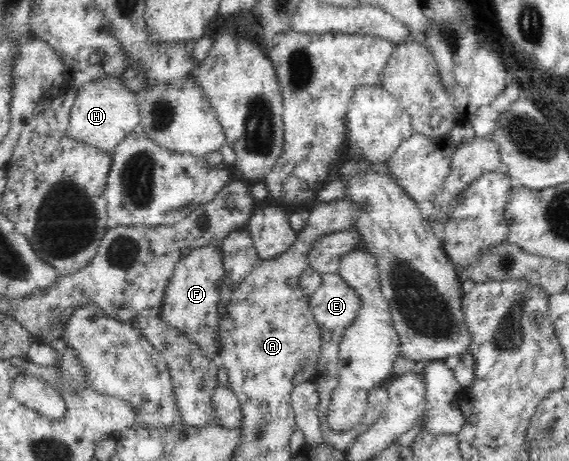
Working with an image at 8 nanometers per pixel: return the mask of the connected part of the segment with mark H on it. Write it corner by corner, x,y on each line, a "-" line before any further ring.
123,74
96,78
77,90
71,111
68,135
104,151
115,151
116,145
132,133
140,121
139,104
134,93
123,82

